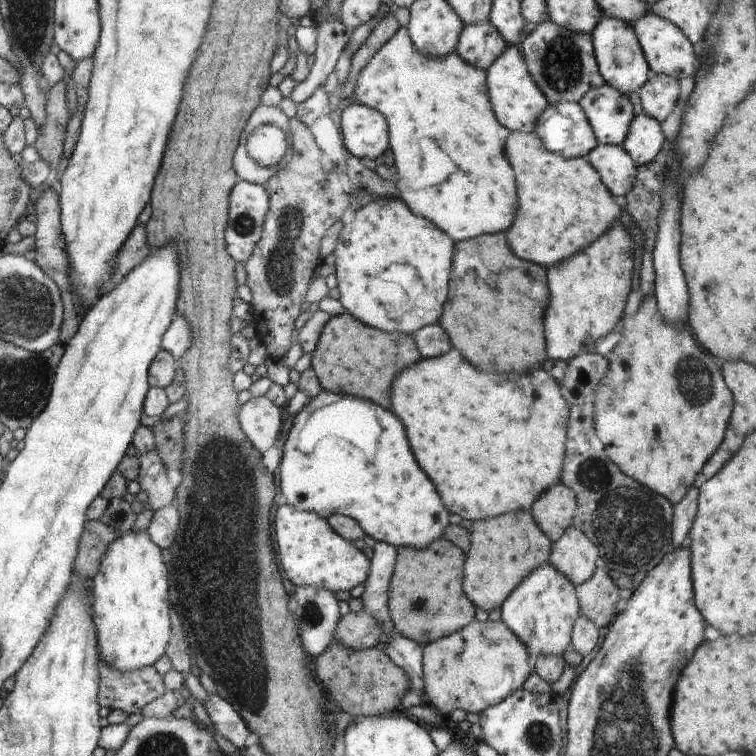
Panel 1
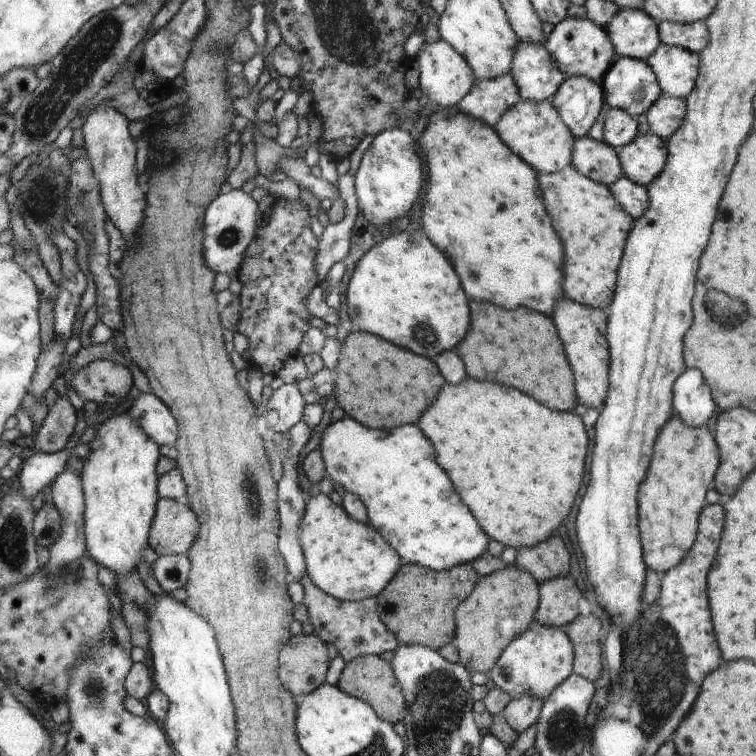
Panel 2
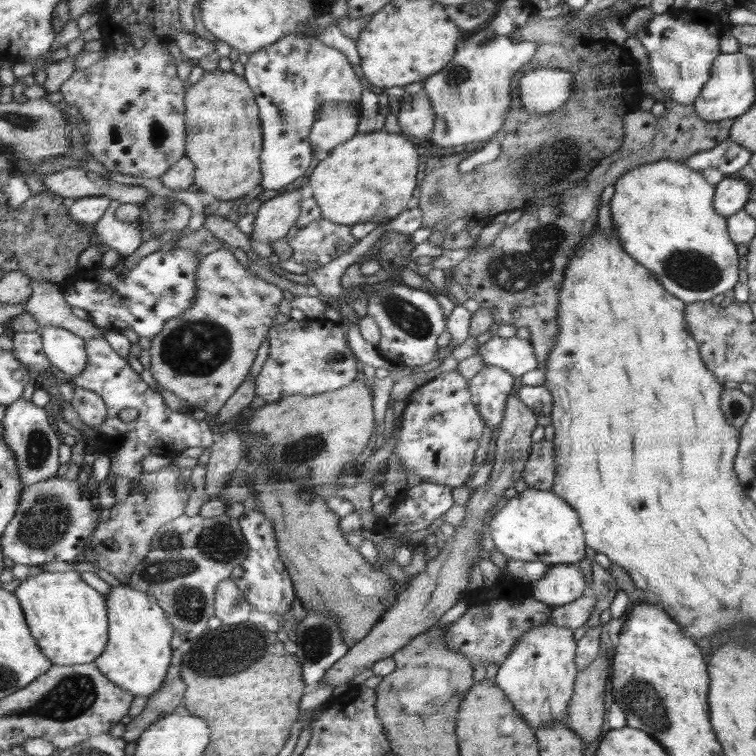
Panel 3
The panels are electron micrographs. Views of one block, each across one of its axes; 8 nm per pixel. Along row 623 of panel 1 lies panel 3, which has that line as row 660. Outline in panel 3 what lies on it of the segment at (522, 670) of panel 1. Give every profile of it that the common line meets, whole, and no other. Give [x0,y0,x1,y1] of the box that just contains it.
[444,596,552,667]

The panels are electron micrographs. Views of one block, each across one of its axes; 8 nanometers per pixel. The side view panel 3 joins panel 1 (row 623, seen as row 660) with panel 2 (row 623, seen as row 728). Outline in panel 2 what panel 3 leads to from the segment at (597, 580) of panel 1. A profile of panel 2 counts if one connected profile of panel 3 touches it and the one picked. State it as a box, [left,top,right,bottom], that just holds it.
[566,614,602,682]

